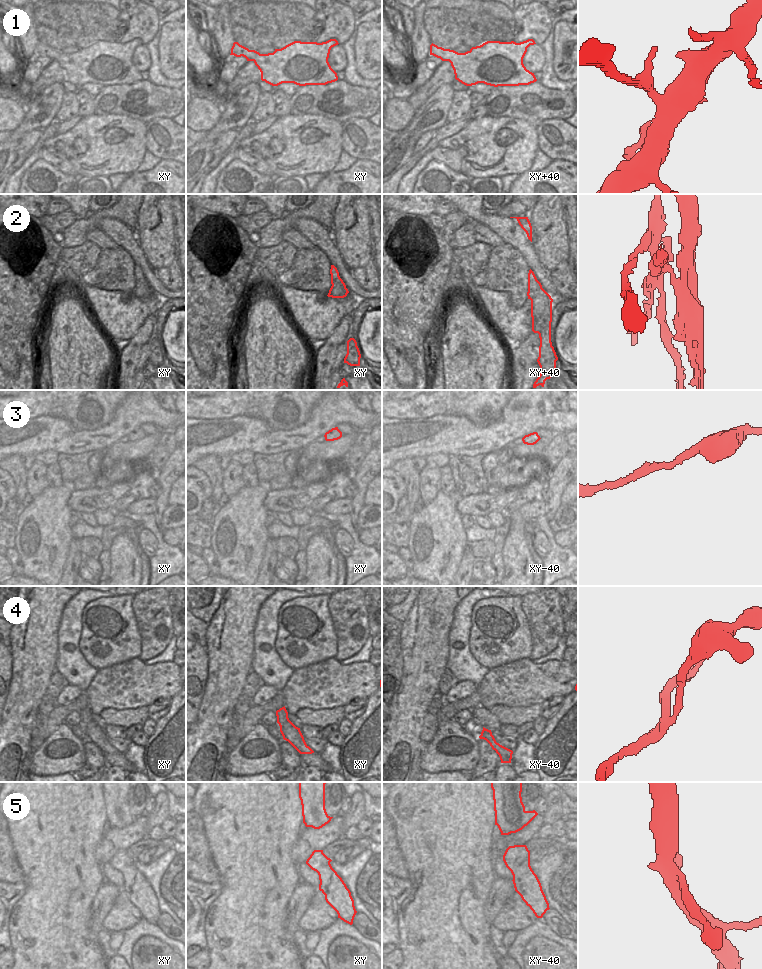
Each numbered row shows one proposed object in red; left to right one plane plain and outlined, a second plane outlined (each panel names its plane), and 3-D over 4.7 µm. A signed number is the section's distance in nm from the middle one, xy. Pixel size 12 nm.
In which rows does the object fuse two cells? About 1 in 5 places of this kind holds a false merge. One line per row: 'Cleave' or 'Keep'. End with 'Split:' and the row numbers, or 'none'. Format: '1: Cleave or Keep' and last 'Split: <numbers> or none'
1: Cleave
2: Cleave
3: Keep
4: Keep
5: Keep
Split: 1, 2.

